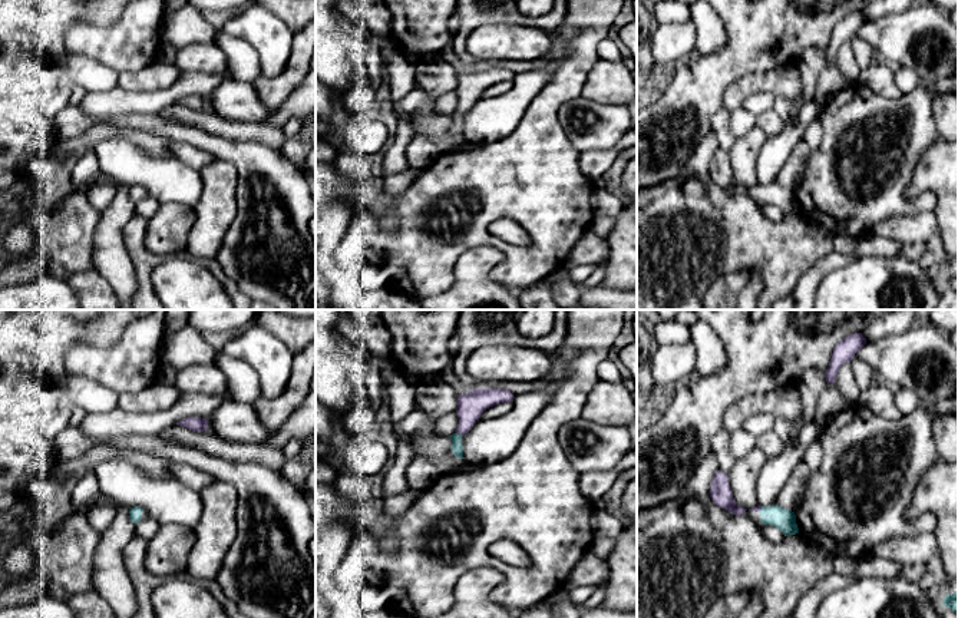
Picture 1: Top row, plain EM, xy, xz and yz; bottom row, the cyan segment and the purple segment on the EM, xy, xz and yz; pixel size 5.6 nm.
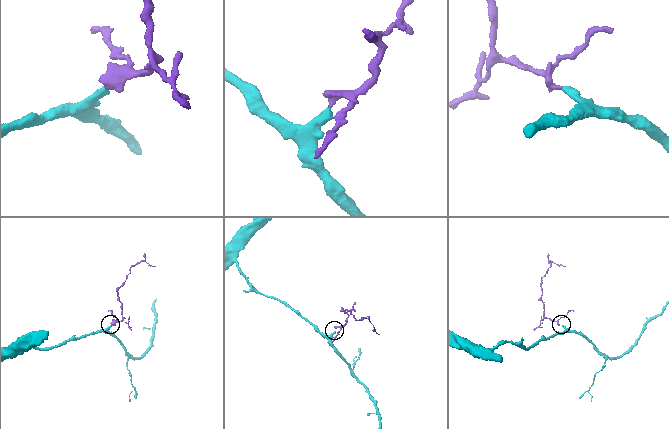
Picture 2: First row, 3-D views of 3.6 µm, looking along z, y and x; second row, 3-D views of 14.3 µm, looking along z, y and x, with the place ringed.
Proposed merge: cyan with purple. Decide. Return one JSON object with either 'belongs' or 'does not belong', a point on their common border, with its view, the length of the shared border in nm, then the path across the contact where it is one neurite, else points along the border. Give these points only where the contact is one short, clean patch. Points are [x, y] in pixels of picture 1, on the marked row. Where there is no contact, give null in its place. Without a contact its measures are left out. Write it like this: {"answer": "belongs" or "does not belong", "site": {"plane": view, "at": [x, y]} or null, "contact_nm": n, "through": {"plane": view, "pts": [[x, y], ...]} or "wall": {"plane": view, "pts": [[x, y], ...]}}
{"answer": "belongs", "site": {"plane": "xz", "at": [459, 435]}, "contact_nm": 40, "through": {"plane": "xz", "pts": [[456, 439], [459, 435], [471, 405]]}}

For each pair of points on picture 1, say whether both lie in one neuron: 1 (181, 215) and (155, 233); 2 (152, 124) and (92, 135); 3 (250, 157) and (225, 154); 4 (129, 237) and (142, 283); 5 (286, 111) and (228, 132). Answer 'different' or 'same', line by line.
1: same
2: different
3: same
4: same
5: different

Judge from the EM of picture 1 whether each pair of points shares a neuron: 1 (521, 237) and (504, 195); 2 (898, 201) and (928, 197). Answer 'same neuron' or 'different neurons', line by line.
1: different neurons
2: same neuron

